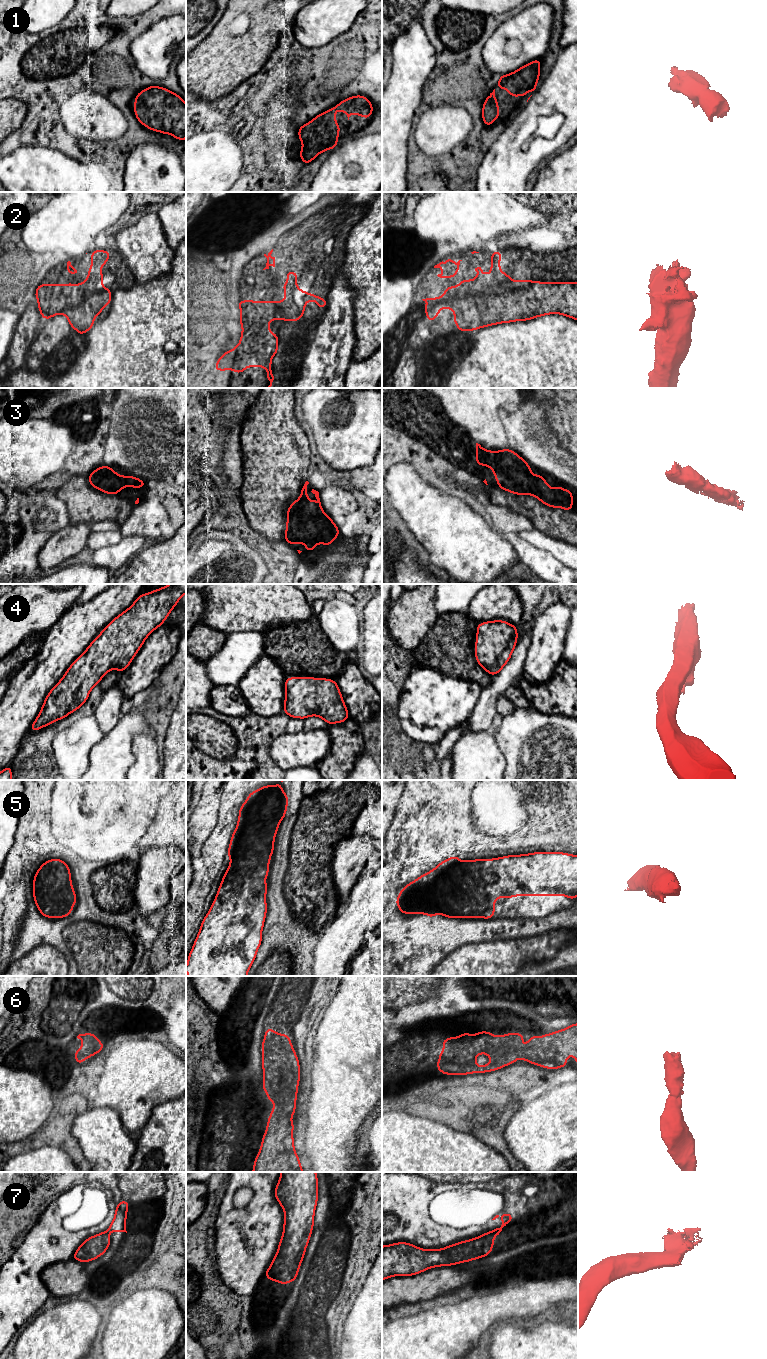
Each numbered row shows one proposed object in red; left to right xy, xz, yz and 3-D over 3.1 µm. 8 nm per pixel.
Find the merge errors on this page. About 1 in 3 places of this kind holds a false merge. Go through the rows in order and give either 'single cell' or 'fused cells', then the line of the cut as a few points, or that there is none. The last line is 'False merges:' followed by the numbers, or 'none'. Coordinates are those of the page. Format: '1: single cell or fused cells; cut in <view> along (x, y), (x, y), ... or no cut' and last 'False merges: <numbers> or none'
1: single cell; no cut
2: fused cells; cut in xz along (295, 282), (292, 282), (284, 289)
3: single cell; no cut
4: single cell; no cut
5: single cell; no cut
6: single cell; no cut
7: single cell; no cut
False merges: 2

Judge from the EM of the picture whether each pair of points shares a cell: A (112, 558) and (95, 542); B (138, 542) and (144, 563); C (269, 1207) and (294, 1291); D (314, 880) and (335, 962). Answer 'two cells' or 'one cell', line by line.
A: two cells
B: two cells
C: two cells
D: two cells

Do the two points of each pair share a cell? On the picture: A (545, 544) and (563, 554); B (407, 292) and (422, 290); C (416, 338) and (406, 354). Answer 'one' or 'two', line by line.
A: one
B: two
C: two

